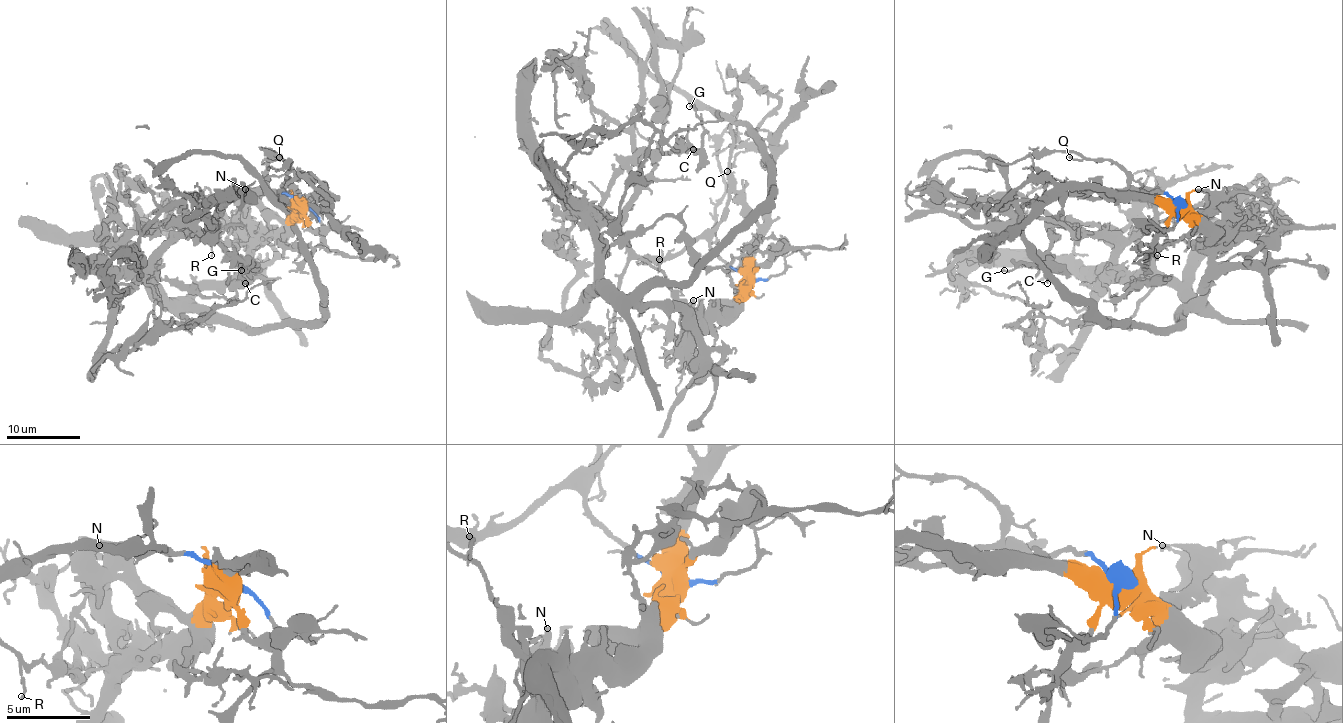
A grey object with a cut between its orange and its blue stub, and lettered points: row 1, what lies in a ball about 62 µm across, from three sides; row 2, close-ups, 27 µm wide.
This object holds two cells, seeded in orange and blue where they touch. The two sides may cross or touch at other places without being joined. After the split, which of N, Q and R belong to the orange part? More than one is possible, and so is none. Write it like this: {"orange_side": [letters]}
{"orange_side": ["N"]}

